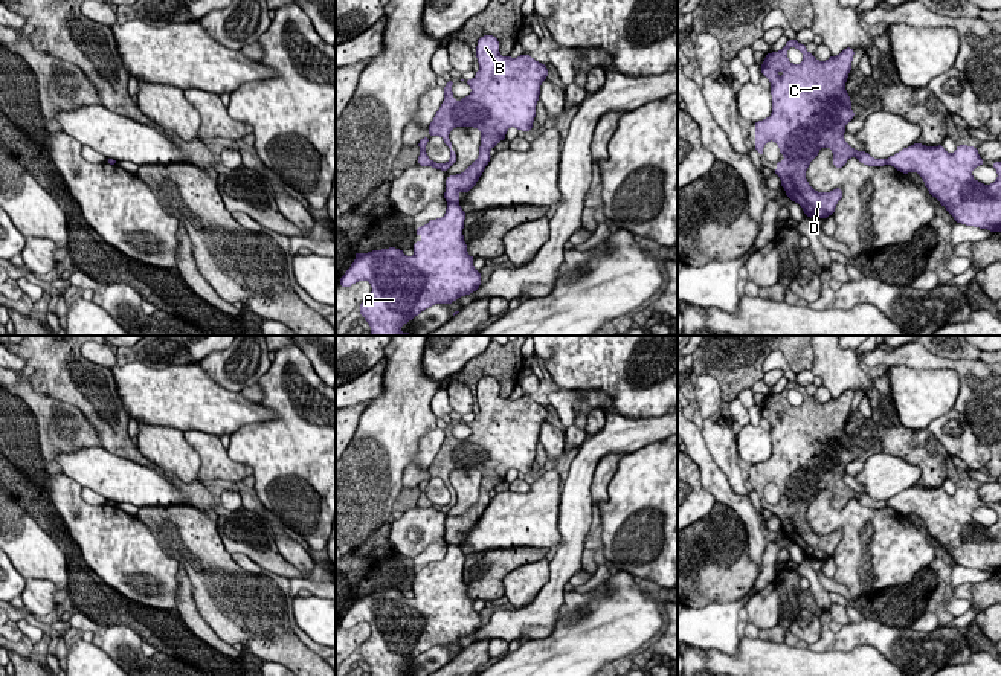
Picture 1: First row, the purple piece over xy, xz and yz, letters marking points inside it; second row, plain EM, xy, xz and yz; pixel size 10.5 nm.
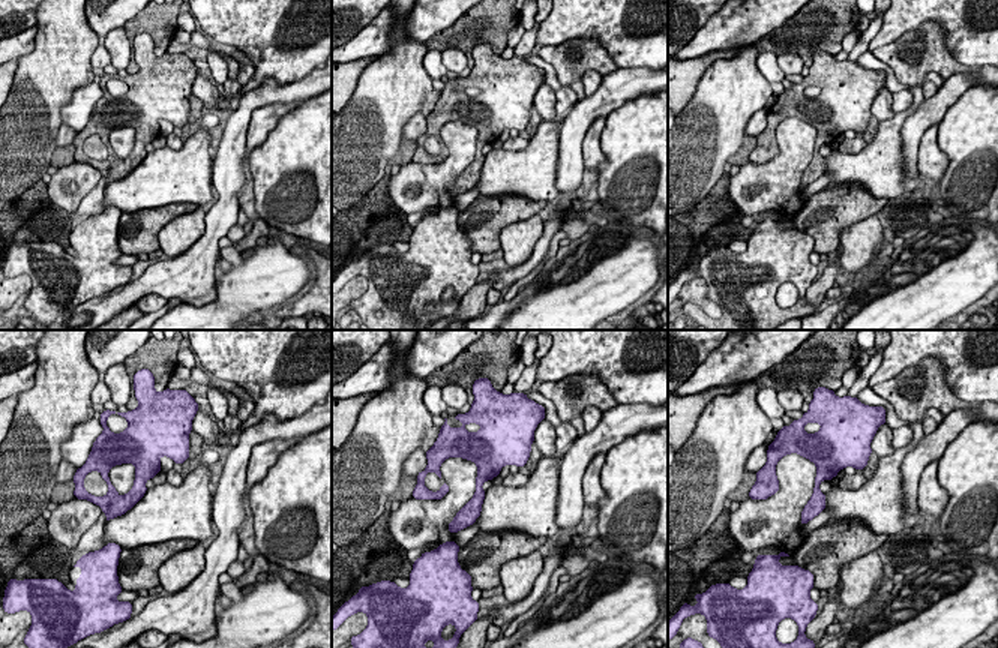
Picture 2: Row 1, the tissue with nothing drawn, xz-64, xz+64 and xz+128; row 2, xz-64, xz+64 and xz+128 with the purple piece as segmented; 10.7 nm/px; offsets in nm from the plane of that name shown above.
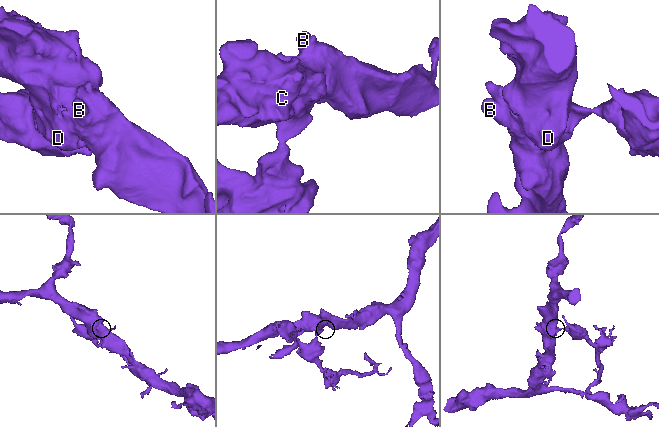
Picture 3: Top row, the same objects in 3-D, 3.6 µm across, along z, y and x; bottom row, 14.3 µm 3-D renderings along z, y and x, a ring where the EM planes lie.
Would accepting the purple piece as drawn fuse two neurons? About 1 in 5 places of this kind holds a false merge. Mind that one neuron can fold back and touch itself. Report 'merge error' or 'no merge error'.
merge error

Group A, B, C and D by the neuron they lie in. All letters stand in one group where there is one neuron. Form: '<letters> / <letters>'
A / B C D

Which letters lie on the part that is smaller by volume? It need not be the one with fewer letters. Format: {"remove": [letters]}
{"remove": ["A"]}

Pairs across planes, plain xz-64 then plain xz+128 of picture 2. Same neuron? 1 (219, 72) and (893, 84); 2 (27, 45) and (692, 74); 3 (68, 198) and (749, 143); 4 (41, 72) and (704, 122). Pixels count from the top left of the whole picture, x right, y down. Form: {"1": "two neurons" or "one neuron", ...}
{"1": "two neurons", "2": "two neurons", "3": "two neurons", "4": "one neuron"}

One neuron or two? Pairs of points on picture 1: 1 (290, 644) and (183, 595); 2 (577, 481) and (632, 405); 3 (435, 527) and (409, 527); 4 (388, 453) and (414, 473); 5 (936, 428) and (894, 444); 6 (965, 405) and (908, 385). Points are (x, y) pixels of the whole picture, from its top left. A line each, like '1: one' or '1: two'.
1: two
2: two
3: one
4: two
5: two
6: two

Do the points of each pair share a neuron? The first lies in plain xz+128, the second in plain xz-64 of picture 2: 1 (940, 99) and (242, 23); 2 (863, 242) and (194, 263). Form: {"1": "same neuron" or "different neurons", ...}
{"1": "different neurons", "2": "different neurons"}

